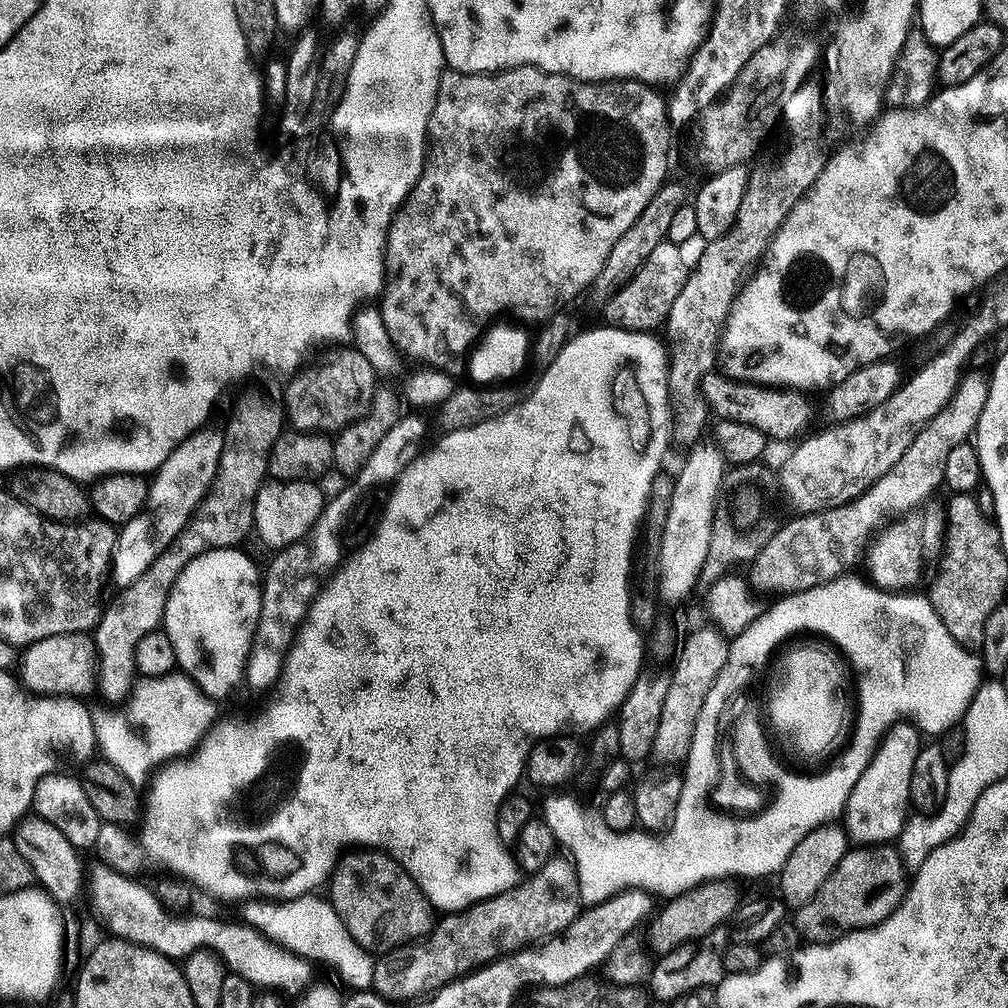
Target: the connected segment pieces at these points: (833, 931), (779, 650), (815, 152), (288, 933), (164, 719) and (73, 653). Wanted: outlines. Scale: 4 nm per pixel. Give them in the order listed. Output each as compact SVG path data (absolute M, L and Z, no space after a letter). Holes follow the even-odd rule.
M891 843L849 847L848 853L834 866L834 874L818 886L814 898L795 909L794 923L808 944L829 944L851 932L875 928L896 909L910 883L899 847Z
M845 574L831 580L825 584L814 586L810 590L802 590L801 592L794 592L791 594L784 594L779 597L777 604L772 604L761 611L760 616L754 622L750 622L750 626L746 626L746 630L742 630L737 636L731 637L728 645L728 657L726 658L726 666L722 666L722 674L718 674L718 678L714 682L716 692L711 692L712 696L706 694L706 702L702 702L702 714L698 714L698 718L694 722L694 734L690 742L690 750L688 751L686 759L683 761L682 779L680 782L680 793L676 802L676 809L672 812L672 818L668 821L666 827L657 835L655 831L649 830L631 830L626 832L615 832L607 828L606 822L600 814L591 812L582 801L576 796L556 796L560 794L548 794L544 800L544 812L542 812L542 819L546 822L546 826L550 826L550 830L554 834L557 845L561 849L564 848L567 859L572 862L576 870L576 890L578 893L581 905L591 906L602 902L606 898L610 898L619 892L625 892L628 888L640 888L644 892L650 892L660 898L671 898L673 896L681 896L684 892L688 892L692 888L697 888L700 884L707 884L713 881L727 881L730 876L772 876L775 877L779 873L780 868L786 862L786 858L790 858L790 850L794 850L794 846L798 846L798 842L802 842L802 838L810 830L814 830L819 824L827 824L835 821L841 815L846 806L846 802L850 798L850 790L854 790L854 782L858 782L858 778L862 778L862 770L866 770L868 765L864 760L852 760L854 756L858 756L862 750L875 750L885 732L892 727L893 724L909 718L920 729L921 733L930 735L929 737L936 738L950 729L957 727L963 721L966 710L970 706L970 702L974 698L974 694L980 689L982 683L982 661L979 655L973 654L969 649L962 647L958 642L954 642L954 637L950 635L950 630L946 630L946 626L942 626L942 618L938 618L938 614L934 610L934 606L928 600L927 595L920 594L920 596L912 596L916 594L909 594L907 591L901 590L898 592L889 592L885 589L876 587L875 584L869 582L867 579L859 580L858 577L852 576L856 574ZM810 648L826 648L838 662L840 662L840 678L846 682L846 690L858 690L858 698L848 702L856 708L856 714L850 714L850 722L854 721L854 726L847 727L844 732L845 739L856 740L853 744L845 744L843 739L839 739L832 746L830 750L825 750L822 754L817 756L816 753L806 754L802 750L796 750L794 744L790 744L784 738L776 738L772 736L772 750L768 744L768 752L772 756L772 762L782 770L782 792L778 796L778 782L776 780L756 780L752 776L748 776L746 766L740 762L738 750L736 750L736 726L734 726L734 718L744 718L742 716L742 706L756 706L762 708L760 698L770 698L770 676L772 670L780 670L780 660L786 660L786 656L790 656L794 650L810 650ZM770 808L770 814L774 812L774 816L778 816L778 820L756 820L760 818L766 810ZM710 809L714 810L716 816L724 818L724 820L754 820L748 822L748 826L710 826Z
M800 84L790 92L783 97L782 109L784 108L784 120L788 123L794 140L780 164L780 170L776 176L769 178L766 188L762 181L749 179L746 198L742 198L742 206L738 206L736 226L722 238L707 241L703 245L704 253L697 258L696 264L694 260L688 281L682 286L678 298L674 298L674 306L670 306L666 321L666 342L670 347L668 394L674 409L672 435L675 443L684 444L683 446L697 443L708 418L710 419L710 409L704 400L700 381L717 367L720 335L724 332L728 311L736 301L736 293L746 273L757 263L755 260L759 256L761 259L767 253L768 244L790 214L790 210L811 190L825 168L826 158L820 154L820 144L816 141L820 136L820 128L822 132L824 111L821 85Z
M317 893L300 895L295 900L272 901L268 898L247 901L243 921L258 929L269 940L314 964L336 967L339 976L353 991L372 988L375 957L353 938L330 900Z
M179 671L169 676L137 679L131 694L119 710L113 711L113 716L99 711L93 715L99 755L122 770L132 784L143 786L152 771L187 757L199 747L217 723L216 708L196 683Z
M67 632L27 645L18 660L19 683L29 693L38 696L87 697L87 692L93 691L96 682L96 646L91 635L85 636Z

